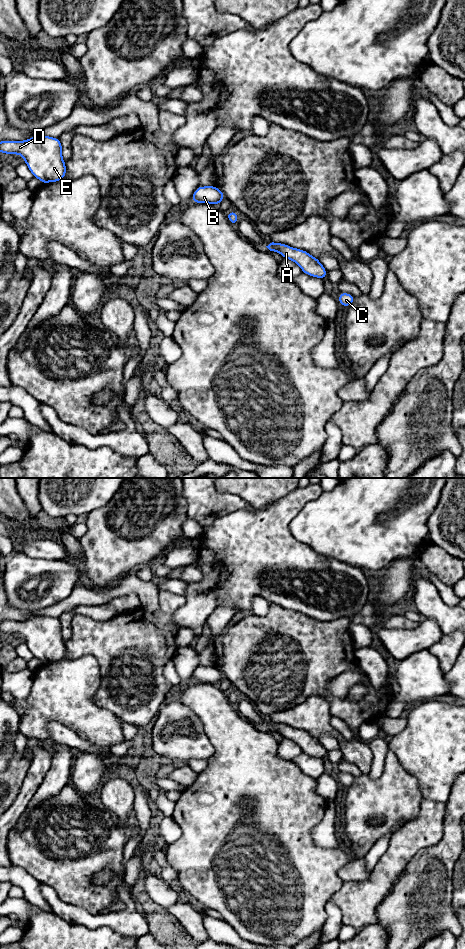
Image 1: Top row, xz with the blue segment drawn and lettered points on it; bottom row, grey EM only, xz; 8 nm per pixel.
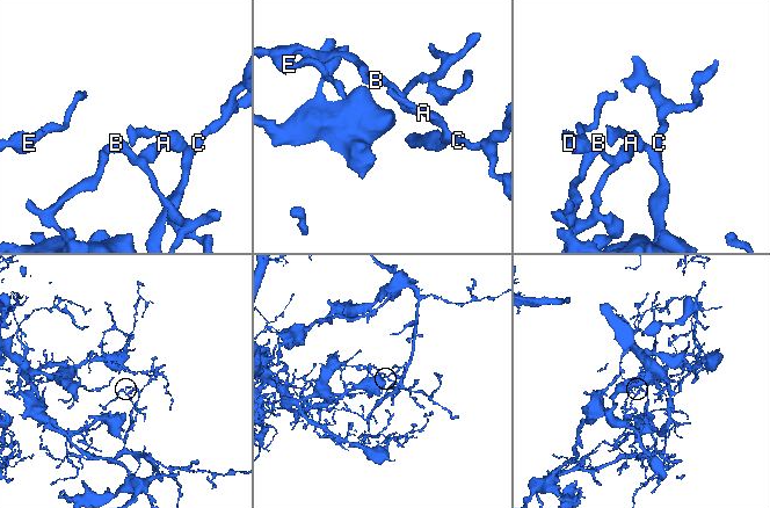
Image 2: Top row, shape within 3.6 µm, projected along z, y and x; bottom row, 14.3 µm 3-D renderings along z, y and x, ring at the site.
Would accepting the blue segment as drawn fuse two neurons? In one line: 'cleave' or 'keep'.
cleave

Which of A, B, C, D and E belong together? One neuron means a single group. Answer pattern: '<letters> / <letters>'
A C / B D E

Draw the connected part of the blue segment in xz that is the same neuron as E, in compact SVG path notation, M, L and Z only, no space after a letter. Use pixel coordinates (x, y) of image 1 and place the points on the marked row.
M35 136L25 141L1 141L0 153L20 154L33 176L43 184L57 182L67 172L59 138Z

